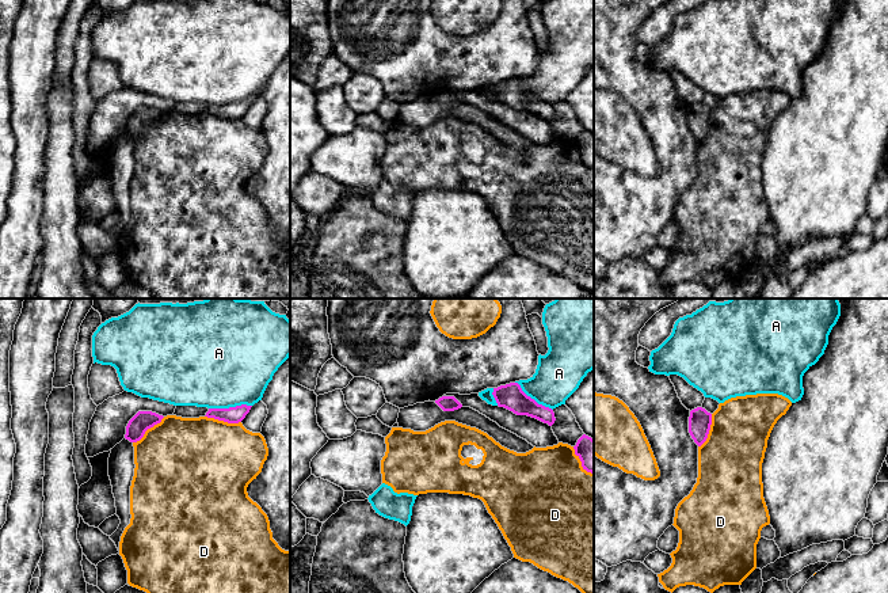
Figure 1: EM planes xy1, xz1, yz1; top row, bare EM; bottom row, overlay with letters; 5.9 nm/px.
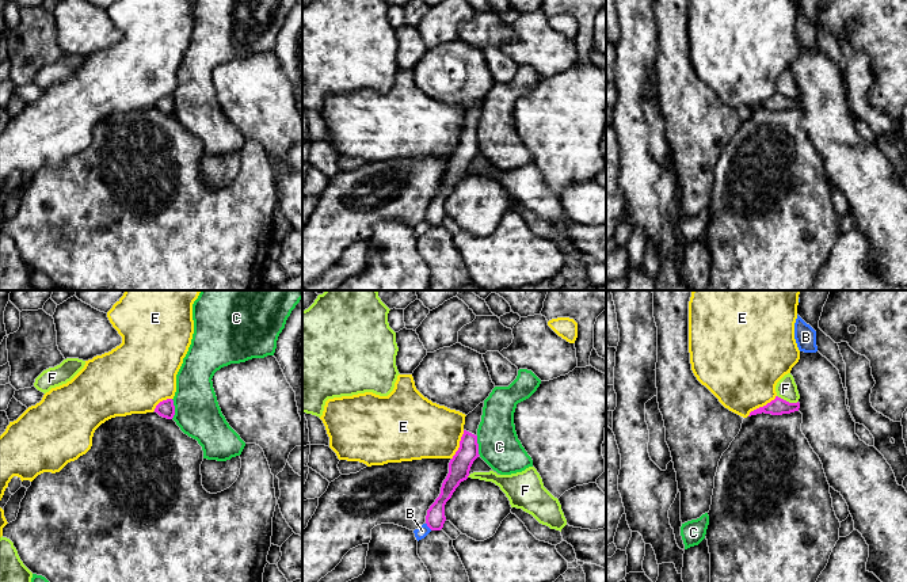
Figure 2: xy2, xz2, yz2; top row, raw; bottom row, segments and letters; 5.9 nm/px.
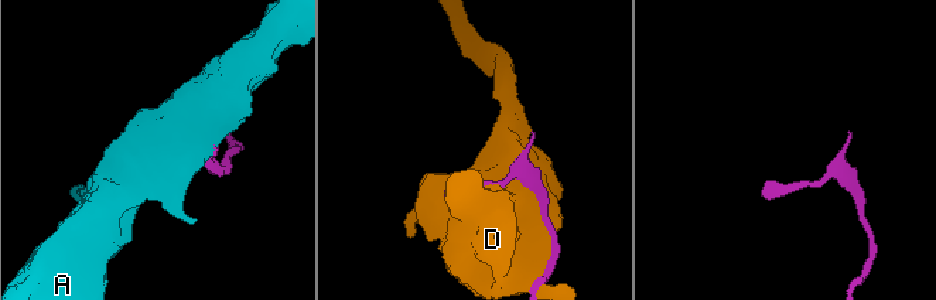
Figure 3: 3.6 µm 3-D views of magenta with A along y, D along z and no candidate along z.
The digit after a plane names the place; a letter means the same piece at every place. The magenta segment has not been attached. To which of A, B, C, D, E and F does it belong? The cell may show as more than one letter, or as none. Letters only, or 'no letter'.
no letter

